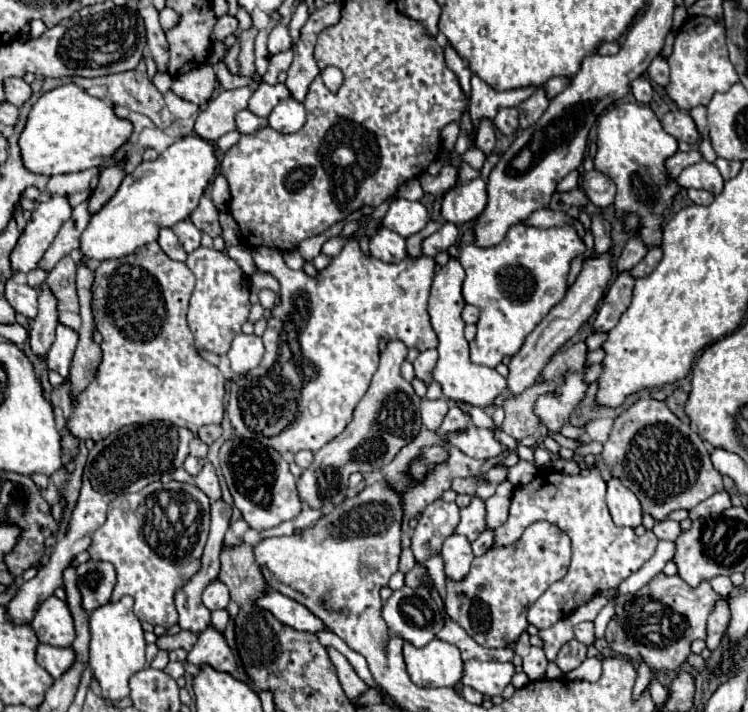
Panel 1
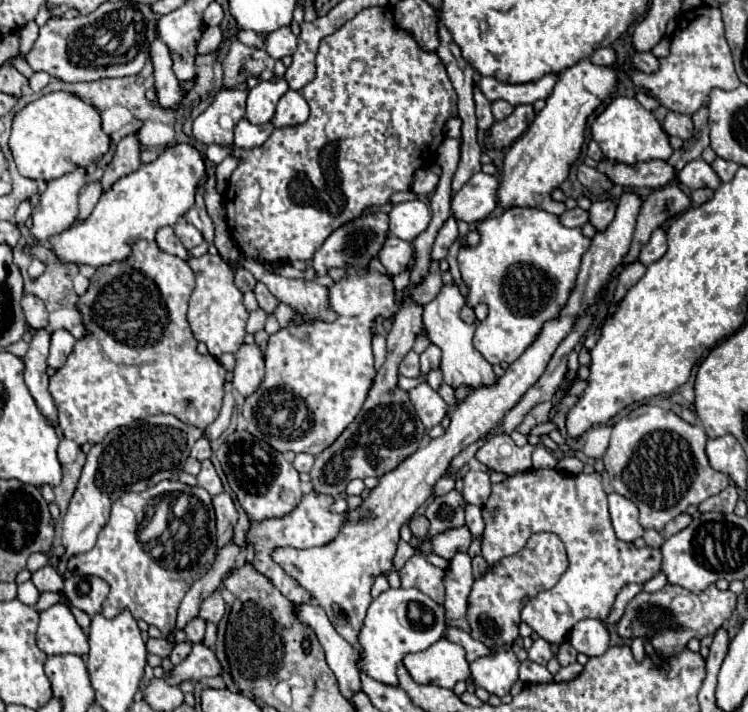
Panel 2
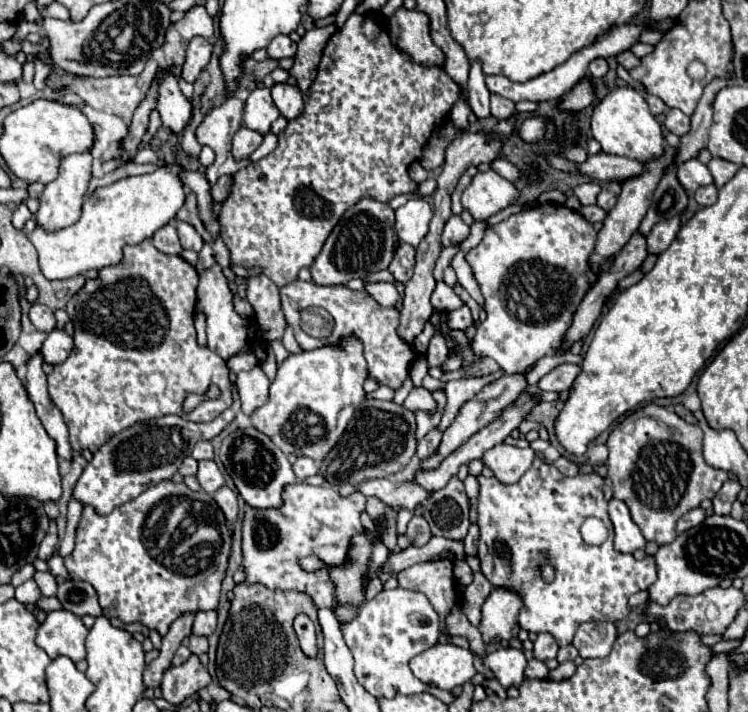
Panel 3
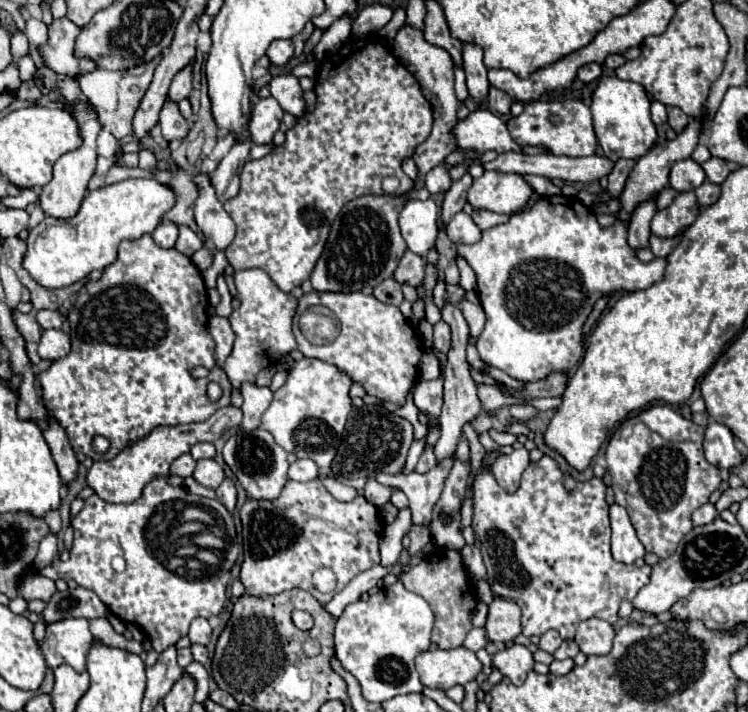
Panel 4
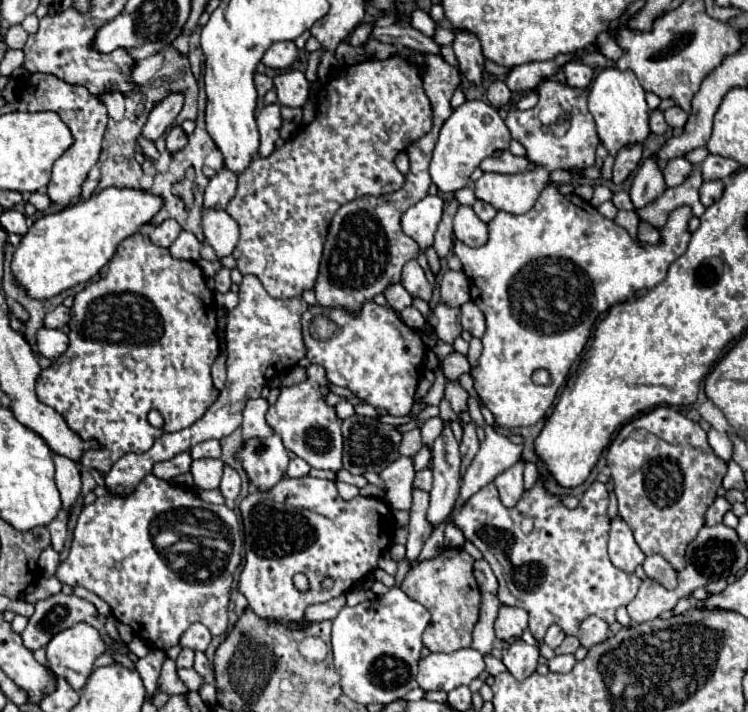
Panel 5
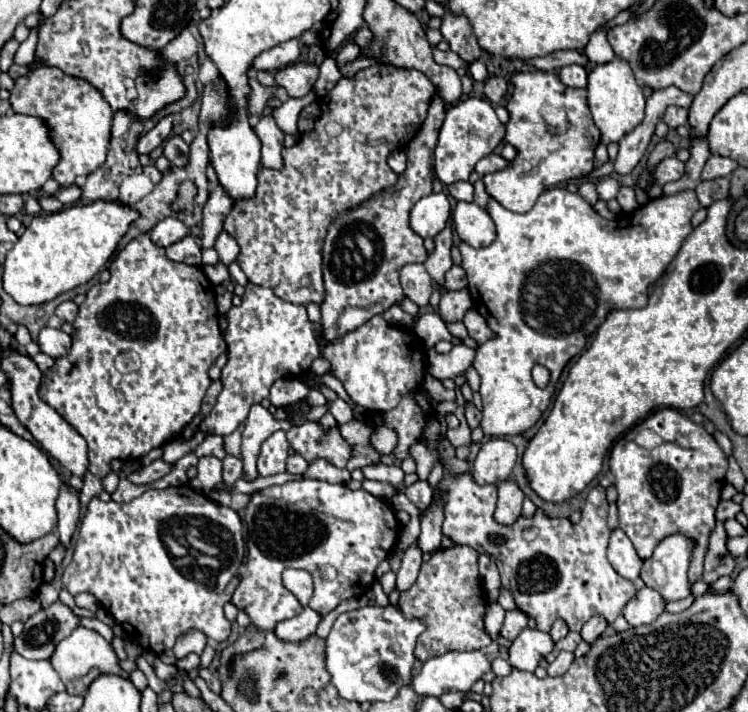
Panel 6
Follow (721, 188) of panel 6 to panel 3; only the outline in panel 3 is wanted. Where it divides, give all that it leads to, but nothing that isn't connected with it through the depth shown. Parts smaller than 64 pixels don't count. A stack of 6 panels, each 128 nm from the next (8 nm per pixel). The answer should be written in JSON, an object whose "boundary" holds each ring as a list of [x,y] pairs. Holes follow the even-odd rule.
{"boundary":[[[714,184],[702,186],[696,190],[696,202],[700,206],[712,206],[716,202],[716,198],[718,198],[718,188]]]}

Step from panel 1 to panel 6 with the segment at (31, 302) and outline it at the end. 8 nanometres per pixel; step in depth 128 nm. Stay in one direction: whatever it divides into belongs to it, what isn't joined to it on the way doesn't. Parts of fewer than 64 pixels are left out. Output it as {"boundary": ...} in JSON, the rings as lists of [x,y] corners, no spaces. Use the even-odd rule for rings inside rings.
{"boundary":[[[62,302],[58,308],[56,308],[56,316],[62,320],[62,322],[74,322],[78,314],[78,306],[74,302]]]}

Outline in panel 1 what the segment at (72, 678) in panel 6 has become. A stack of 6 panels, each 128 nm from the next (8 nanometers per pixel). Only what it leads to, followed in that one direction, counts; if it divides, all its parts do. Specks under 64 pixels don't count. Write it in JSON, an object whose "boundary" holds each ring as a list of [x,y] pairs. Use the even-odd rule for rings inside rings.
{"boundary":[[[50,596],[38,608],[38,612],[32,620],[32,630],[36,632],[36,636],[42,644],[52,644],[52,646],[60,646],[60,648],[70,648],[76,638],[70,608],[66,602],[58,600],[56,596]]]}

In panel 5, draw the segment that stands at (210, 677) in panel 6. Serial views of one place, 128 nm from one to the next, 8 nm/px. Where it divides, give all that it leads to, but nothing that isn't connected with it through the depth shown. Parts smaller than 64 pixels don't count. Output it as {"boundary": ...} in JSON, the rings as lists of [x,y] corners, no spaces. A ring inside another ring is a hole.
{"boundary":[[[196,652],[196,664],[194,664],[194,670],[196,670],[204,680],[212,674],[212,666],[210,666],[208,658],[206,658],[202,652]]]}

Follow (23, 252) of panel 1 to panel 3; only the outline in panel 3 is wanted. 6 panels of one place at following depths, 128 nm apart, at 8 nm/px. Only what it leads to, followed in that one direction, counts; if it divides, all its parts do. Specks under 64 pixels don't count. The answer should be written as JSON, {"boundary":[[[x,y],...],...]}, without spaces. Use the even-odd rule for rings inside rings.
{"boundary":[[[90,152],[70,154],[70,156],[62,158],[58,178],[52,180],[50,184],[46,184],[46,188],[40,196],[40,208],[36,212],[36,220],[42,228],[48,228],[48,232],[54,232],[54,230],[74,224],[80,218],[82,202],[84,202],[84,196],[88,190],[88,182],[92,178],[90,170],[92,170],[92,154]]]}

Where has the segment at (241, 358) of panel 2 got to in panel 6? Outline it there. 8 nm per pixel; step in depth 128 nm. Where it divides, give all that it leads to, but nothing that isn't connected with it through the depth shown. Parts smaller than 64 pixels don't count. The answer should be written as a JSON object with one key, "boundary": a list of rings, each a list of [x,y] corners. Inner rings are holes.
{"boundary":[[[254,404],[250,408],[246,422],[244,422],[244,432],[242,432],[244,480],[256,480],[258,478],[256,460],[258,460],[258,454],[260,454],[260,446],[262,446],[264,438],[268,438],[274,432],[274,420],[270,422],[270,418],[272,418],[270,412],[266,412],[260,404]],[[260,418],[266,418],[266,422],[262,422]]]}

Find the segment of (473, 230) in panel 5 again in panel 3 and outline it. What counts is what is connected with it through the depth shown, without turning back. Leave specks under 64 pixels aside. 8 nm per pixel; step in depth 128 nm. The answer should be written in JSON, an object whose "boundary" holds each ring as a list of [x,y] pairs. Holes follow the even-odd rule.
{"boundary":[[[450,216],[442,232],[442,246],[460,244],[462,240],[468,238],[468,234],[470,234],[470,226],[466,226],[460,216]]]}

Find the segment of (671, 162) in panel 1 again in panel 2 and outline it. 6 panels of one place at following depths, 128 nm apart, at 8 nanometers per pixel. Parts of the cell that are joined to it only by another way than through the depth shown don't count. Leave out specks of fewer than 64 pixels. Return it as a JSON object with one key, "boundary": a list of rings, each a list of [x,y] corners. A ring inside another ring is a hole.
{"boundary":[[[602,158],[596,170],[602,172],[608,180],[612,180],[612,184],[636,186],[636,188],[660,188],[676,176],[674,168],[664,160],[636,162],[634,166],[630,166],[630,164],[612,162],[608,158]]]}

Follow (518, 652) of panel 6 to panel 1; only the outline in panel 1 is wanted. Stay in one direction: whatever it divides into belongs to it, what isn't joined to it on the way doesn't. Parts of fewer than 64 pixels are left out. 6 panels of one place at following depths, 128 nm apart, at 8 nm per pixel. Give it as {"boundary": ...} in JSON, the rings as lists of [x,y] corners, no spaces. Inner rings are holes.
{"boundary":[[[468,660],[464,664],[464,686],[472,686],[474,690],[482,692],[484,696],[500,696],[502,690],[510,684],[514,676],[512,662],[482,662],[482,660]]]}

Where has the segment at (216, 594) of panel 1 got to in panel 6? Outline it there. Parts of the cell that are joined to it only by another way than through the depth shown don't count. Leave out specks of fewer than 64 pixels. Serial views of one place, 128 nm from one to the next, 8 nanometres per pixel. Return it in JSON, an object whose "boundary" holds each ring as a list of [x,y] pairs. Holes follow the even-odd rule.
{"boundary":[[[190,630],[190,632],[184,632],[178,640],[176,640],[176,646],[174,646],[174,656],[180,660],[188,654],[202,654],[206,646],[206,636],[202,632],[196,632],[196,630]]]}

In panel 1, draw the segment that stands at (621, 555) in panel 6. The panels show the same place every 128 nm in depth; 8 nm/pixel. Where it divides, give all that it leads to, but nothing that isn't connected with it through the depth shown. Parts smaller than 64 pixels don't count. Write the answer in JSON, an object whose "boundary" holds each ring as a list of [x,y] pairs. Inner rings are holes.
{"boundary":[[[612,478],[608,482],[608,494],[606,494],[608,510],[612,514],[612,520],[616,526],[626,528],[638,528],[642,524],[642,508],[636,496],[620,484],[620,480]]]}

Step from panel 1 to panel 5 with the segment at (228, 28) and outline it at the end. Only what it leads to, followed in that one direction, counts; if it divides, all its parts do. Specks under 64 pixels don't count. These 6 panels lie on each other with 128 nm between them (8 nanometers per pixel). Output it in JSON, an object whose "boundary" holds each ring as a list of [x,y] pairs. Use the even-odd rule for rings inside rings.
{"boundary":[[[170,94],[168,98],[164,98],[152,110],[152,114],[148,118],[148,124],[142,130],[142,136],[146,140],[150,140],[150,142],[156,142],[166,132],[166,128],[170,128],[174,124],[176,116],[182,110],[182,102],[184,102],[184,96],[182,94]]]}

